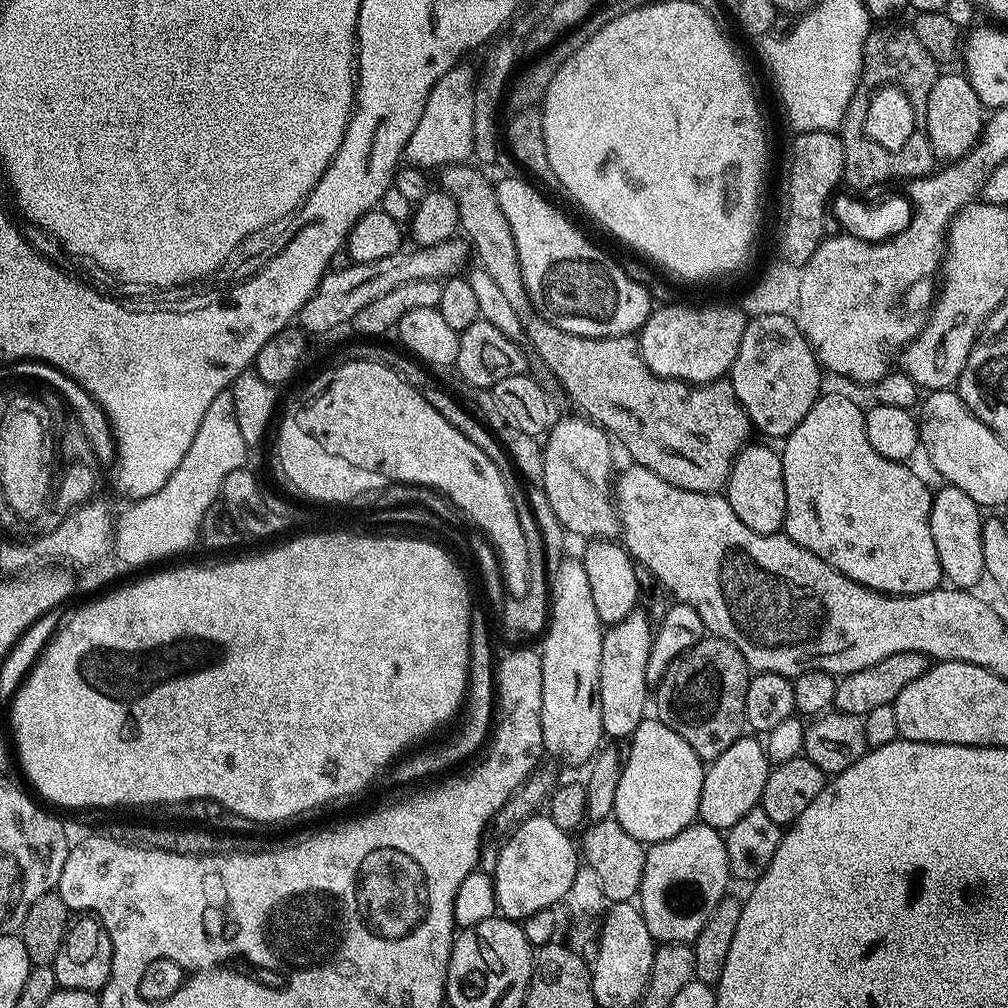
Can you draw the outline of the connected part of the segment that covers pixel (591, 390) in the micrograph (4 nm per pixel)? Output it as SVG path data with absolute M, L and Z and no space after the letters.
M465 162L439 169L439 187L454 198L460 215L459 231L465 232L471 251L480 259L479 265L494 278L511 309L517 311L527 343L532 343L537 358L556 375L565 394L587 419L599 424L618 444L620 439L621 446L632 455L632 464L642 465L682 490L719 493L728 483L737 454L754 432L734 394L731 379L698 385L667 380L650 371L631 335L571 336L558 330L539 311L536 313L532 309L533 297L522 278L522 262L518 262L510 222L506 222L506 214L498 206L496 184L470 165Z

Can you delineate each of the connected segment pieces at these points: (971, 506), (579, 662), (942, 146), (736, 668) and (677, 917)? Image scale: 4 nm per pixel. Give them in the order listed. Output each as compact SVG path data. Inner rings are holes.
M951 486L935 489L930 510L930 534L934 537L934 550L938 550L938 562L943 579L953 588L975 589L986 573L983 566L982 532L984 520L980 505Z
M568 556L560 560L550 572L550 619L543 633L544 648L539 649L542 658L542 742L550 757L564 764L587 765L600 751L605 739L600 709L600 663L602 662L602 638L605 629L594 610L594 594L590 594L590 578L586 578L583 559Z
M963 73L937 75L934 86L930 88L927 99L926 118L922 122L926 127L926 142L930 152L940 159L941 163L952 163L960 160L979 140L986 123L986 112Z
M709 635L670 662L663 680L654 688L655 715L686 738L700 760L711 762L718 754L726 754L745 731L744 703L749 679L744 655L730 642Z
M694 822L689 828L683 828L674 838L651 845L645 851L646 866L642 872L638 907L650 930L653 941L660 944L688 944L698 938L699 932L706 925L707 919L714 913L714 908L729 891L730 873L728 855L724 845L724 836L708 824Z

